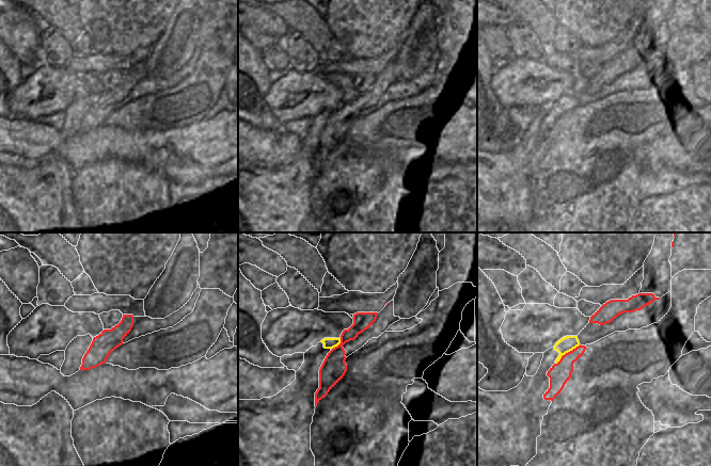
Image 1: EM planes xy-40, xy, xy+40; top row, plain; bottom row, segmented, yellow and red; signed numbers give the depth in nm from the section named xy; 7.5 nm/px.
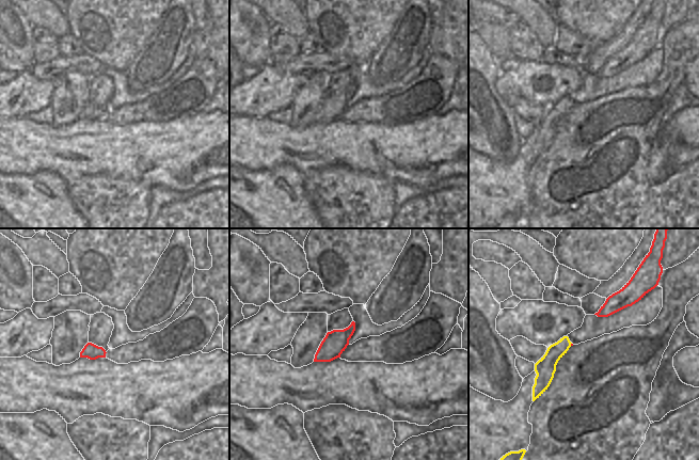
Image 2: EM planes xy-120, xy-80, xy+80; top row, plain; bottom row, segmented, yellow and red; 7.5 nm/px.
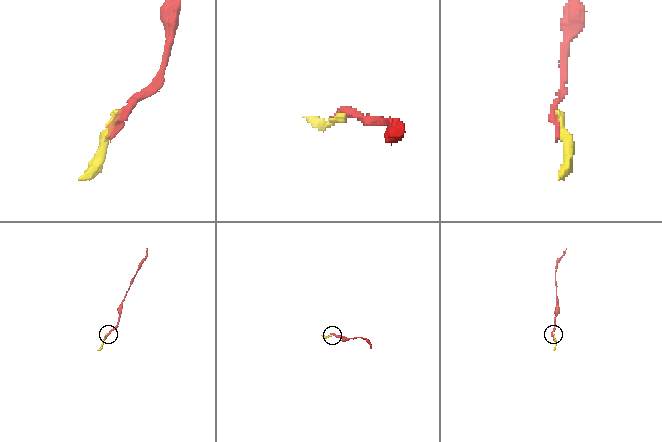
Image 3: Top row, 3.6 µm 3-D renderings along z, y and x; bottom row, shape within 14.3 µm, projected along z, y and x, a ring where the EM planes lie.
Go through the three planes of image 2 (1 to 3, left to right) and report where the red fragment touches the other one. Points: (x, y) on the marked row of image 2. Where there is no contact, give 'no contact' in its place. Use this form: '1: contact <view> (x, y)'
1: no contact
2: no contact
3: contact xy+80 (571, 343)

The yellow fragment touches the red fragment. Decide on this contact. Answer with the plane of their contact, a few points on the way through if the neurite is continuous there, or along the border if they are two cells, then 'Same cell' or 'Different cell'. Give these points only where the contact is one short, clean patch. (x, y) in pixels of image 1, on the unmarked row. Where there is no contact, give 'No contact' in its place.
Touches yellow in xy+40. Same cell

